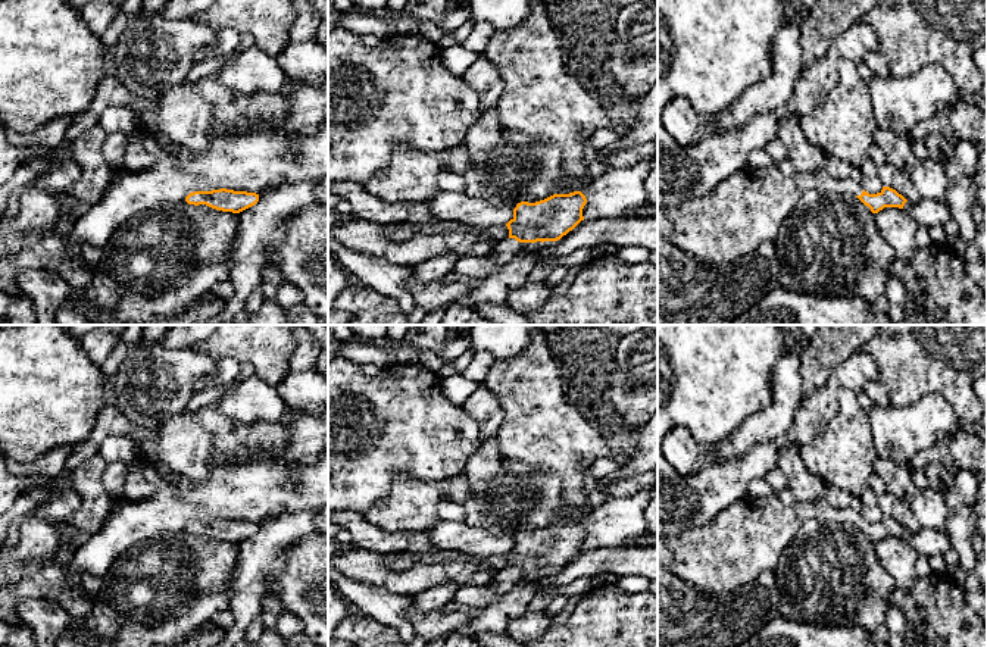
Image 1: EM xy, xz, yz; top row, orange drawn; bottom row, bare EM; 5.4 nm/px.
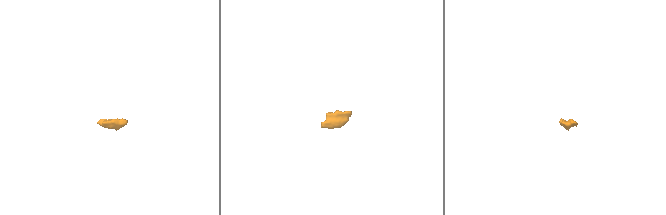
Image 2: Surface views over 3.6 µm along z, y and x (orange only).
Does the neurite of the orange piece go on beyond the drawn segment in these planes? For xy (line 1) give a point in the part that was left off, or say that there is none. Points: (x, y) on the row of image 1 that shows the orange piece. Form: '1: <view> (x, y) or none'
1: none

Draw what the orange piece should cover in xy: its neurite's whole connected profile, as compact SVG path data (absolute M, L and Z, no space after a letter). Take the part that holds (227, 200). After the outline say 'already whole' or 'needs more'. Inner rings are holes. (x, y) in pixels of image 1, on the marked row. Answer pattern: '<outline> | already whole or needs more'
M234 190L194 191L185 197L188 204L206 204L222 212L240 213L259 201L259 194Z | already whole

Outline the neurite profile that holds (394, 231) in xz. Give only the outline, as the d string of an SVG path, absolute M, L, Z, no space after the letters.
M430 222L430 224L390 224L384 225L384 232L390 241L405 241L421 234L438 234L447 231L472 231L480 235L487 235L491 240L502 241L509 238L506 224L496 226L474 228L468 224L459 222Z

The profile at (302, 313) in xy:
M306 303L285 309L287 325L328 325Z

